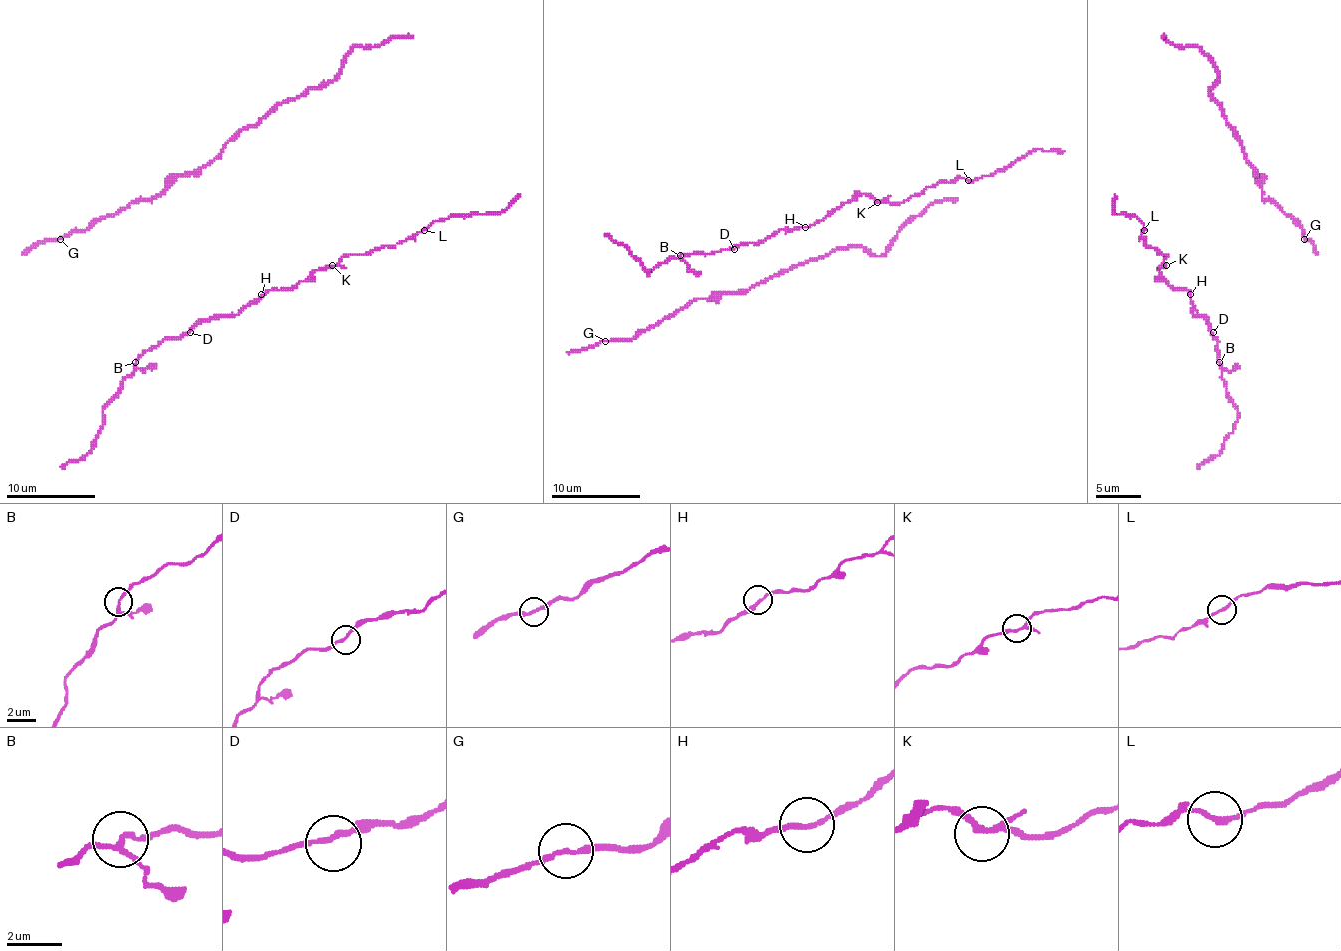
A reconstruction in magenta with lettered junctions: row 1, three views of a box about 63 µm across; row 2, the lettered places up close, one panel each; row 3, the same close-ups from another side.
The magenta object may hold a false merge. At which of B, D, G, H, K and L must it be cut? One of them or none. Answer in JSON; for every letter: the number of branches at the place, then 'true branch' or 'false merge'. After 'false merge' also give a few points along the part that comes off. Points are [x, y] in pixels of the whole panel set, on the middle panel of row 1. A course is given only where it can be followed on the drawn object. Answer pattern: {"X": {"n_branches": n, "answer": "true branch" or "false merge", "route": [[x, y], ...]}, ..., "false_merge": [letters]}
{"B": {"n_branches": 3, "answer": "true branch"}, "D": {"n_branches": 2, "answer": "true branch"}, "G": {"n_branches": 2, "answer": "true branch"}, "H": {"n_branches": 2, "answer": "true branch"}, "K": {"n_branches": 3, "answer": "true branch"}, "L": {"n_branches": 2, "answer": "true branch"}, "false_merge": []}

